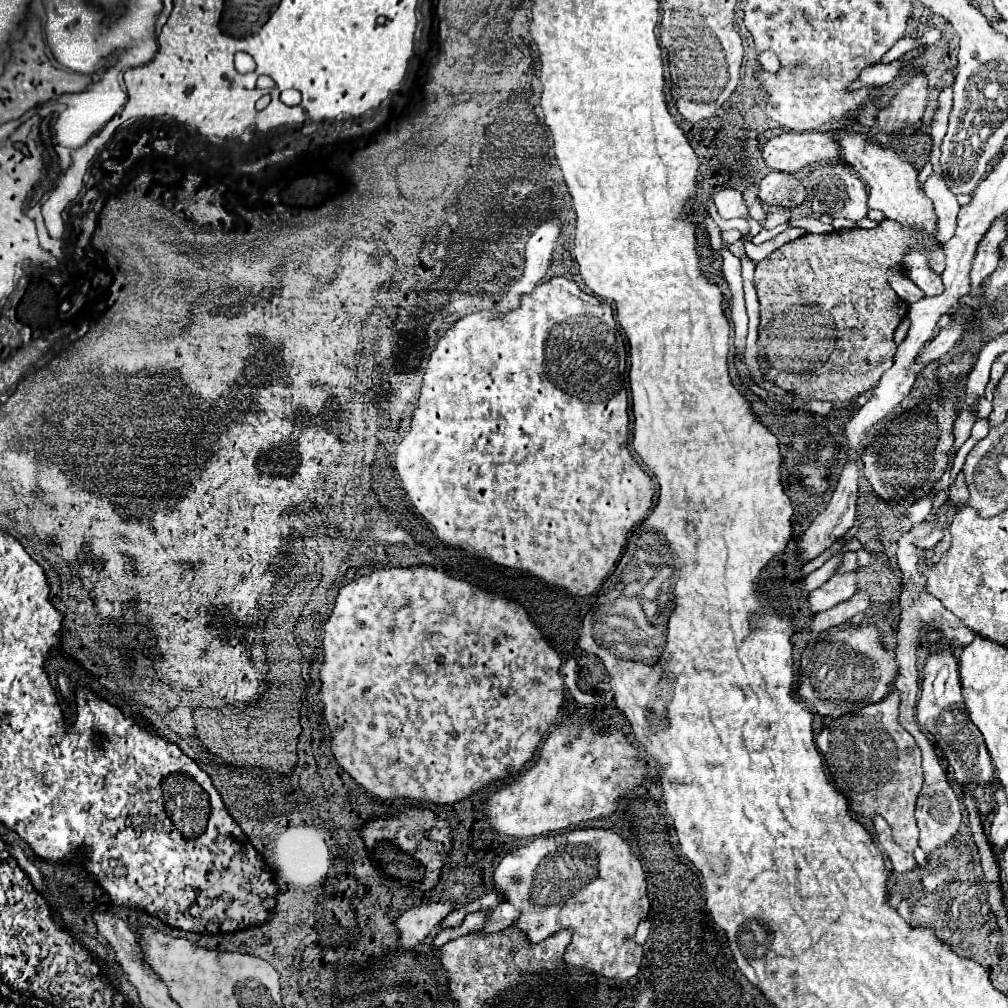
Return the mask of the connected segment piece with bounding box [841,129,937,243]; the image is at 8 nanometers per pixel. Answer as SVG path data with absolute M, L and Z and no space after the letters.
M855 129L853 133L849 131L849 135L841 137L841 149L845 163L851 165L859 173L859 177L869 185L869 209L879 209L885 213L887 219L915 229L915 233L927 233L933 239L933 243L937 243L937 215L933 211L931 199L923 193L917 181L917 171L913 169L913 165L903 161L893 149L887 149L883 143L865 141L865 137Z

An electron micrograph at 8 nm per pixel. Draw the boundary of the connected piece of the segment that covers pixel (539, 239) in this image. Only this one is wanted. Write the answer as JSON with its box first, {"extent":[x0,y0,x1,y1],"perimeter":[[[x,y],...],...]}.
{"extent":[497,219,559,313],"perimeter":[[[557,219],[541,223],[535,229],[535,233],[529,237],[527,249],[525,249],[525,273],[523,273],[521,281],[517,281],[507,291],[507,295],[501,299],[501,303],[497,303],[497,309],[501,313],[517,307],[519,297],[525,293],[531,293],[535,289],[535,285],[545,277],[557,237],[559,237],[559,221]]]}

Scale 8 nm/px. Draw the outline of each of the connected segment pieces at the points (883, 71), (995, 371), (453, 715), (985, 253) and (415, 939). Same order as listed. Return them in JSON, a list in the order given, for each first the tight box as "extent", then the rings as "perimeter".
[{"extent":[851,51,917,89],"perimeter":[[[909,51],[905,53],[901,59],[891,61],[891,63],[877,63],[871,67],[865,67],[859,75],[859,79],[851,85],[851,89],[859,89],[863,85],[885,85],[891,79],[895,79],[899,75],[899,71],[903,69],[905,63],[909,63],[913,57],[917,55],[917,51]]]},{"extent":[985,361,1007,401],"perimeter":[[[994,361],[990,371],[990,380],[985,389],[985,397],[987,400],[992,401],[993,391],[998,384],[999,380],[1007,370],[1007,366],[1001,362]]]},{"extent":[321,567,563,805],"perimeter":[[[431,567],[417,569],[383,569],[373,571],[361,579],[351,581],[339,591],[335,609],[329,621],[323,625],[323,667],[321,667],[321,691],[323,715],[329,723],[331,753],[339,765],[369,793],[379,799],[415,799],[439,805],[453,805],[497,781],[517,775],[527,761],[535,757],[535,751],[551,725],[555,723],[563,701],[563,677],[559,673],[561,657],[549,647],[541,631],[531,623],[527,611],[505,597],[487,593],[467,581],[453,579]]]},{"extent":[971,221,1005,297],"perimeter":[[[995,221],[987,235],[981,239],[979,247],[977,247],[977,253],[975,253],[975,259],[973,259],[973,265],[971,265],[971,293],[973,297],[981,295],[981,285],[983,285],[983,279],[989,277],[995,267],[997,267],[997,247],[999,243],[1005,239],[1005,221]]]},{"extent":[397,903,455,949],"perimeter":[[[429,903],[419,905],[409,911],[405,911],[397,919],[397,927],[401,933],[401,943],[405,949],[413,949],[417,943],[421,943],[429,931],[455,907],[455,903]]]}]

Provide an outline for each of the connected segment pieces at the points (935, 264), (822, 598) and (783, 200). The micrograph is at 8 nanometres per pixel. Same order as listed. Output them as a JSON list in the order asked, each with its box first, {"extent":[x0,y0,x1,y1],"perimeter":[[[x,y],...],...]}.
[{"extent":[929,247,945,273],"perimeter":[[[937,247],[937,249],[933,249],[933,251],[929,253],[929,261],[931,261],[933,271],[943,273],[943,269],[945,269],[945,255],[943,255],[943,251],[941,251],[939,247]]]},{"extent":[809,571,859,613],"perimeter":[[[859,571],[839,573],[839,575],[833,575],[819,589],[811,591],[811,595],[809,595],[811,611],[813,613],[821,613],[821,611],[827,611],[827,609],[835,607],[837,603],[849,599],[857,591],[857,585],[855,585],[857,577],[859,577]]]},{"extent":[759,173,805,209],"perimeter":[[[769,173],[761,179],[759,199],[783,209],[797,207],[805,201],[805,185],[791,173]]]}]

